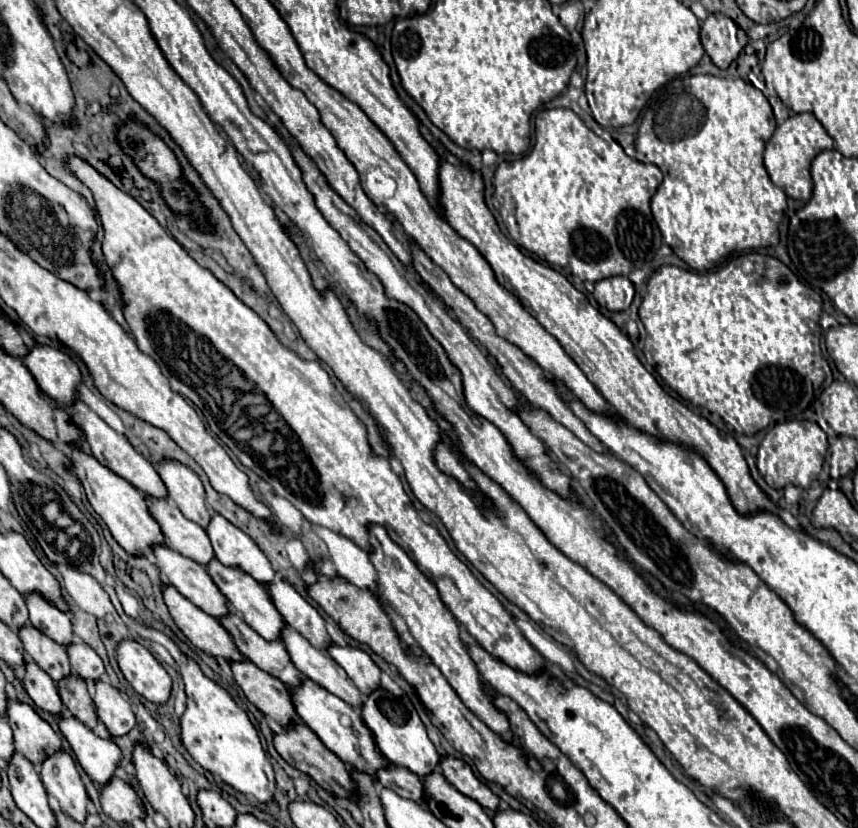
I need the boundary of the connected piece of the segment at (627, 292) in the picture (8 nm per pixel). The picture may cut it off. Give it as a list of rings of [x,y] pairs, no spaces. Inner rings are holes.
[[[611,276],[595,282],[593,296],[599,302],[599,306],[605,306],[611,312],[619,312],[629,308],[635,296],[635,288],[629,278]]]

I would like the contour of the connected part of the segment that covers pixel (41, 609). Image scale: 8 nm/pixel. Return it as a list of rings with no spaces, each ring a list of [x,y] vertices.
[[[29,594],[25,598],[27,608],[29,608],[29,622],[53,638],[57,644],[71,644],[73,642],[73,628],[71,628],[71,618],[67,612],[57,610],[53,602],[45,602],[41,594]]]

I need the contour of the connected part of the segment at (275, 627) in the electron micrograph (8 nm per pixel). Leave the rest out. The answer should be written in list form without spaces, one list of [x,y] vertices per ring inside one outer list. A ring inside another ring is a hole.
[[[213,560],[207,566],[207,572],[213,578],[213,582],[219,586],[219,590],[227,596],[227,600],[231,602],[231,606],[243,616],[243,620],[257,634],[261,634],[263,638],[277,638],[277,640],[281,640],[281,630],[287,626],[287,622],[281,618],[281,614],[277,614],[277,608],[273,606],[273,602],[269,602],[269,592],[255,578],[251,578],[249,574],[245,574],[245,572],[241,572],[237,568],[223,566],[217,560]]]

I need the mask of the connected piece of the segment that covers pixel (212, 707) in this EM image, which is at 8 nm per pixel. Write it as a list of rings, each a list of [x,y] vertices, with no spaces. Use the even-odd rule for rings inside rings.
[[[91,558],[91,560],[83,562],[83,570],[87,570],[93,578],[97,578],[103,584],[105,592],[111,596],[113,606],[117,608],[117,612],[121,614],[121,618],[125,620],[129,630],[135,630],[143,638],[149,638],[153,642],[163,644],[169,650],[169,654],[175,658],[179,672],[181,672],[181,678],[185,682],[185,694],[187,694],[187,706],[181,716],[181,742],[189,750],[189,754],[195,758],[195,762],[199,762],[211,774],[217,774],[225,784],[233,786],[235,790],[249,794],[249,796],[255,796],[259,802],[271,802],[273,792],[275,792],[273,768],[267,760],[267,754],[261,746],[259,734],[257,734],[255,726],[251,724],[249,716],[235,704],[235,700],[217,682],[207,678],[203,674],[203,670],[199,668],[199,664],[195,660],[187,658],[167,634],[163,634],[161,630],[155,630],[151,626],[145,626],[143,622],[131,618],[123,612],[115,590],[105,582],[107,574],[105,574],[103,566],[99,564],[99,558]]]

